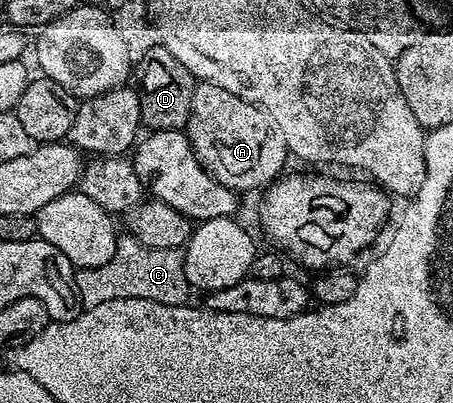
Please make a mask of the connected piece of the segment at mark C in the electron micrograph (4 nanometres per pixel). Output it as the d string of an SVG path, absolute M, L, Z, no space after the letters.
M131 237L116 240L114 257L101 267L86 267L76 272L76 284L81 308L102 305L102 301L118 301L126 297L158 301L162 305L185 306L189 302L190 286L184 272L184 257L180 251L159 251L142 245Z

